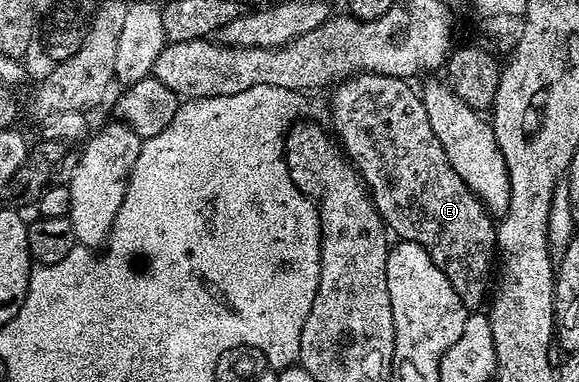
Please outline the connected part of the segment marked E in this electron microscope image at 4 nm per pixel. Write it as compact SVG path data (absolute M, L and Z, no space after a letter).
M360 72L343 79L330 96L333 131L350 163L357 168L387 229L393 235L395 232L399 241L411 240L420 245L428 258L440 266L444 278L452 282L452 290L460 294L460 302L464 302L467 310L478 310L487 303L492 288L498 247L496 220L482 205L482 200L464 184L464 178L452 170L452 162L448 162L448 154L444 154L436 130L432 130L428 122L428 110L424 110L419 89L410 84L413 83L409 79L375 72Z

